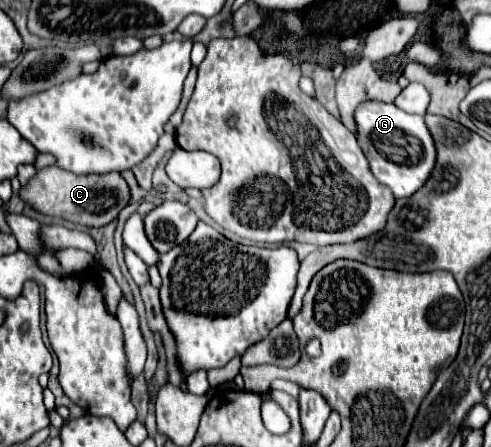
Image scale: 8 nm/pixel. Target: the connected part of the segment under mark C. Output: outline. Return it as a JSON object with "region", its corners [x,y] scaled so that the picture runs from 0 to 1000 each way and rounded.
{"region":[[[94,371],[73,385],[53,421],[41,425],[41,443],[98,483],[118,483],[167,506],[216,506],[240,488],[248,465],[261,461],[265,421],[240,385],[151,389],[122,371]]]}

